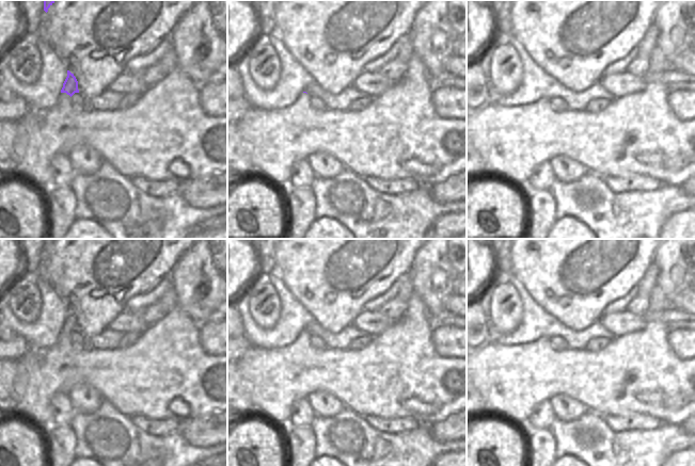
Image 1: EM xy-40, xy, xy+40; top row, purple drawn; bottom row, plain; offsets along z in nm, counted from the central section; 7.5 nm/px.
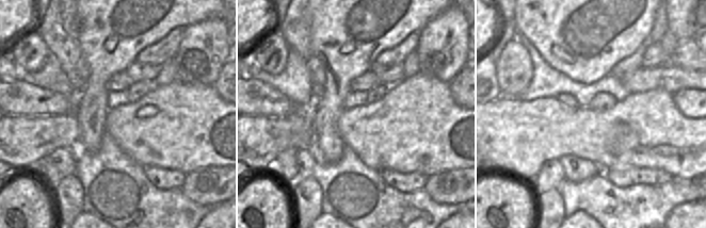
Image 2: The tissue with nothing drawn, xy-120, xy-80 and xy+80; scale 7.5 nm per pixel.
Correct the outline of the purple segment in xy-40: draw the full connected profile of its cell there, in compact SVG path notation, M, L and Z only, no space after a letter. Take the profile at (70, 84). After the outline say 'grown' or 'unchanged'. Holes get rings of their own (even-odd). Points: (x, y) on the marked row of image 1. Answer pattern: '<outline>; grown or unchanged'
M67 70L67 77L63 83L61 93L66 93L72 97L72 105L75 108L86 108L86 101L78 90L78 81L69 70Z; grown

